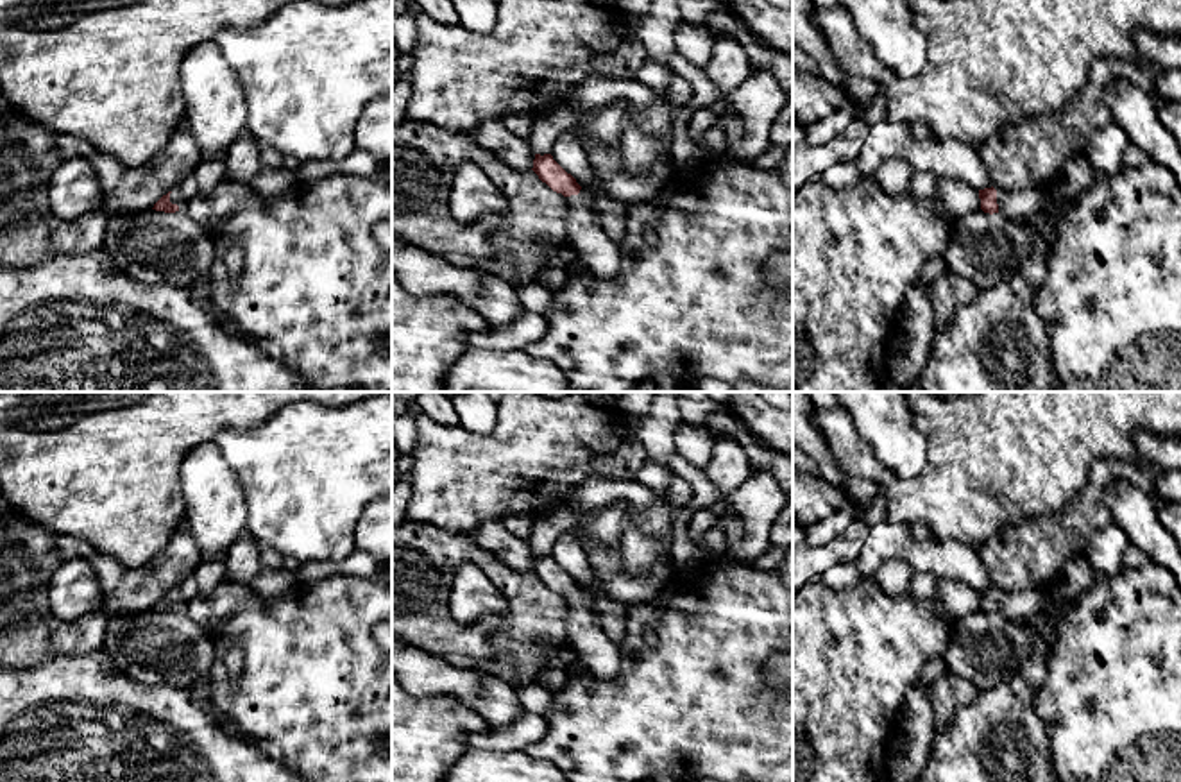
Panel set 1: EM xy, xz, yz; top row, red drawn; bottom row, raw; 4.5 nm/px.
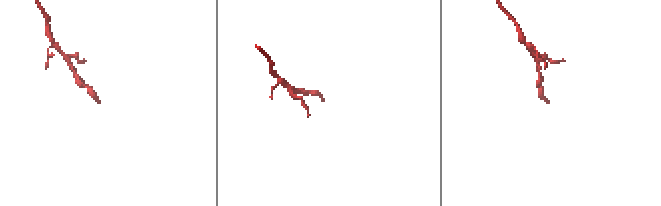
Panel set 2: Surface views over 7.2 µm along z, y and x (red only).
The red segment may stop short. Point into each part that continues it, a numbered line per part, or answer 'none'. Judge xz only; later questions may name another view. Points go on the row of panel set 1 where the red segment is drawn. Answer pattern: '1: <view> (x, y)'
1: xz (591, 244)

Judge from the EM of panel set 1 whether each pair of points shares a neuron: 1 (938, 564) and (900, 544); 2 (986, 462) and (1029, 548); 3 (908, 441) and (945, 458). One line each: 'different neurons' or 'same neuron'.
1: same neuron
2: different neurons
3: different neurons

